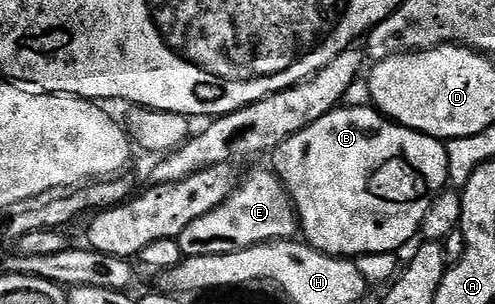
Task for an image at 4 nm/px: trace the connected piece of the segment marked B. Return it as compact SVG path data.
M365 105L363 107L339 106L324 115L323 118L316 119L313 126L297 131L295 135L280 144L276 151L271 154L273 160L272 169L280 177L285 189L293 200L297 210L299 228L304 241L317 251L328 256L340 256L342 258L360 258L369 254L389 253L401 250L405 244L409 243L420 233L423 218L429 213L430 206L437 196L446 189L449 181L449 155L446 154L445 144L430 135L425 135L419 131L396 124L388 117L382 116L376 108Z

